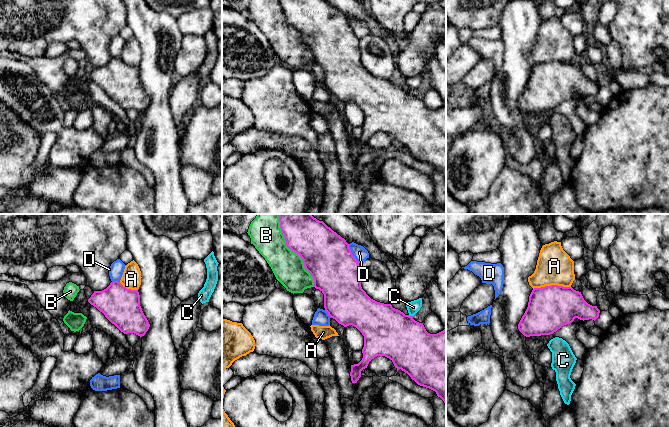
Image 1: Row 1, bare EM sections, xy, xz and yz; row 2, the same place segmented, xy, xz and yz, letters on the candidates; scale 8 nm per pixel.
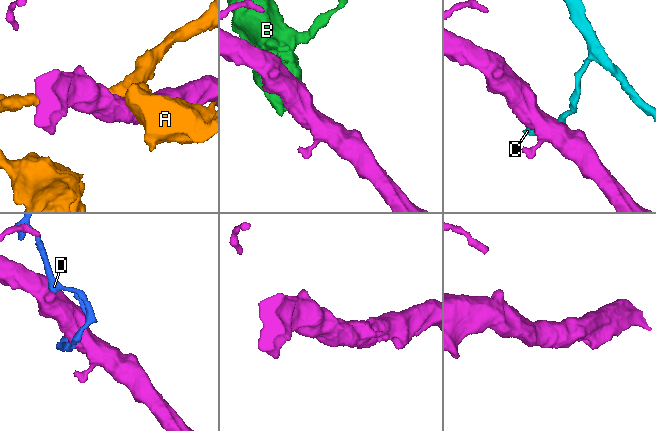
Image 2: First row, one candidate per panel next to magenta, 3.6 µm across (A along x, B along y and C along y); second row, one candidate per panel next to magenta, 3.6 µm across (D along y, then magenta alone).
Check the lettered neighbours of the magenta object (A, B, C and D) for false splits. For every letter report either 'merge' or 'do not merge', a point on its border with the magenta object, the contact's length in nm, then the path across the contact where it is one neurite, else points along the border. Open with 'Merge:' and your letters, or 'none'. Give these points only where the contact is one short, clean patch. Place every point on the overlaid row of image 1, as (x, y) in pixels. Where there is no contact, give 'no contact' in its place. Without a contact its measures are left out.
Merge: none
A: do not merge; meets magenta in yz at (551, 285); contact 300 nm long
B: do not merge; meets magenta in xz at (292, 250); contact 650 nm long
C: do not merge; meets magenta in xz at (410, 316); contact 40 nm long; border along xz (408, 315), (412, 316)
D: do not merge; meets magenta in xz at (351, 253); contact 180 nm long

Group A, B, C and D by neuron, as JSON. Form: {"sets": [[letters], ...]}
{"sets": [["A"], ["B"], ["C"], ["D"]]}

